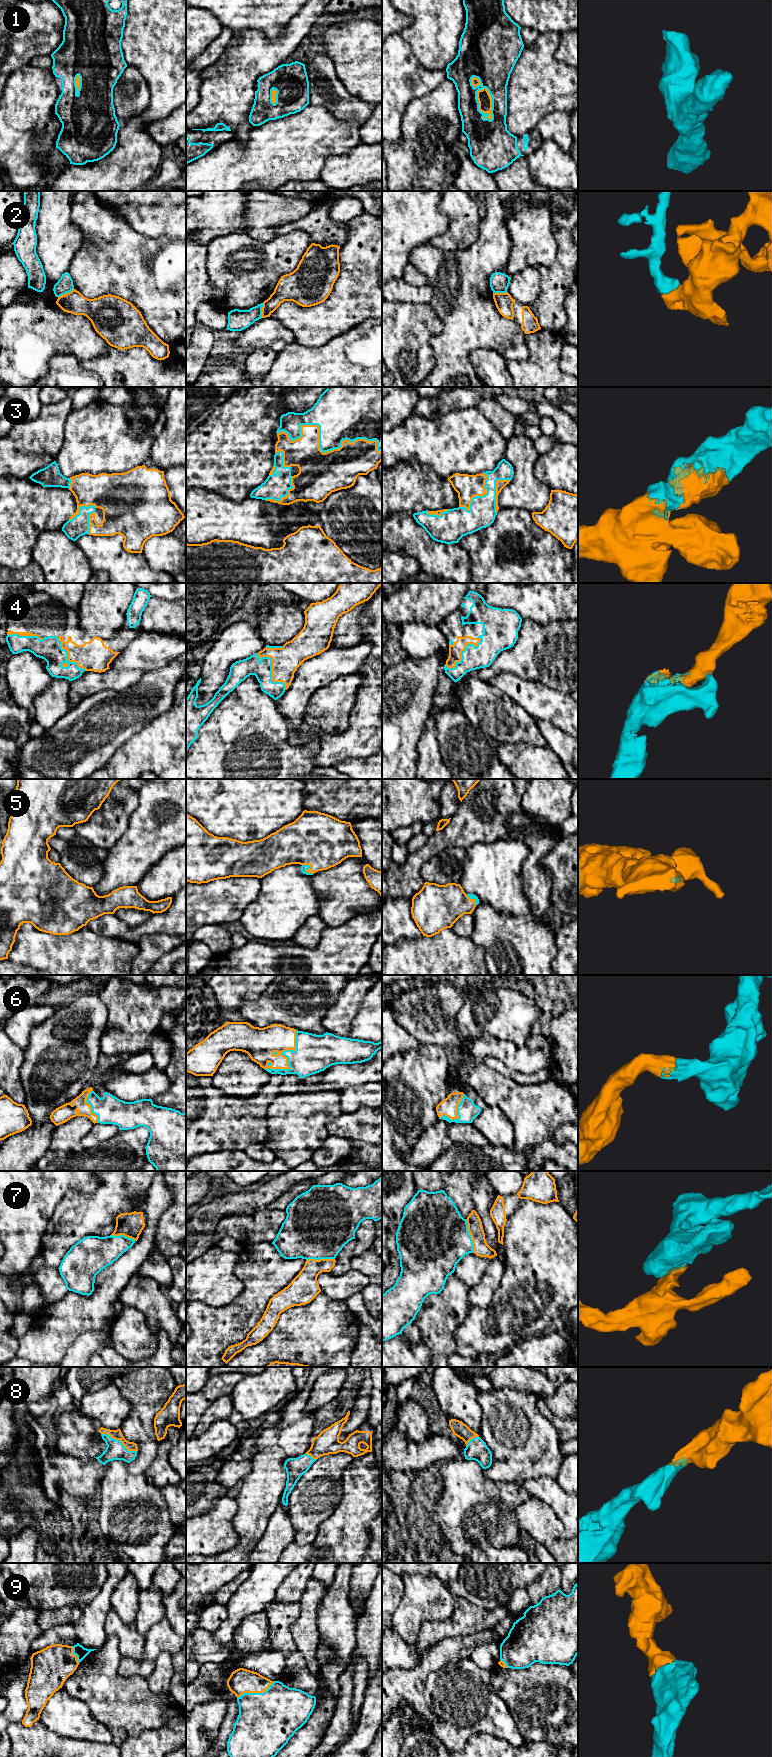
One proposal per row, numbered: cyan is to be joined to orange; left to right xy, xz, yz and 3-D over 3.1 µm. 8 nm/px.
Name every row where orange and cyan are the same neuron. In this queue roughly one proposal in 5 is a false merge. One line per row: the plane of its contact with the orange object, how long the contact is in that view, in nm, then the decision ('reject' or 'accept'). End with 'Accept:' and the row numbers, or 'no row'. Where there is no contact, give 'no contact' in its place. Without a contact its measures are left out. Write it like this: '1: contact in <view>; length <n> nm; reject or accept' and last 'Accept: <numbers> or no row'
1: contact in yz; length 280 nm; accept
2: contact in xy; length 150 nm; reject
3: contact in xz; length 850 nm; accept
4: contact in yz; length 360 nm; accept
5: contact in xz; length 120 nm; accept
6: contact in xz; length 420 nm; accept
7: contact in yz; length 280 nm; accept
8: contact in xy; length 320 nm; accept
9: contact in xz; length 320 nm; accept
Accept: 1, 3, 4, 5, 6, 7, 8, 9

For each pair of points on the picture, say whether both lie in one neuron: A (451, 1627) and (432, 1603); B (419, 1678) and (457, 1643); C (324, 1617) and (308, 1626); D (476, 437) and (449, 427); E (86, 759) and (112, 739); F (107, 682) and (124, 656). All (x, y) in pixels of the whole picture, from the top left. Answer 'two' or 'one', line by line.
A: two
B: one
C: two
D: one
E: one
F: two

